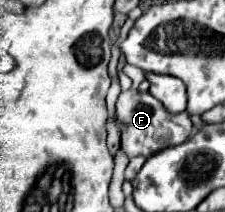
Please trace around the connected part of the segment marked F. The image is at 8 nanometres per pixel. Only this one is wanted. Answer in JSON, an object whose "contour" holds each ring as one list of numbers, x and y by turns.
{"contour":[[131,88,119,94,115,112,121,122,121,150,129,158,133,156,149,158,165,148,173,148,187,142,191,136,191,120,187,112,169,116,157,98,153,98,149,92,139,92,137,88]]}

